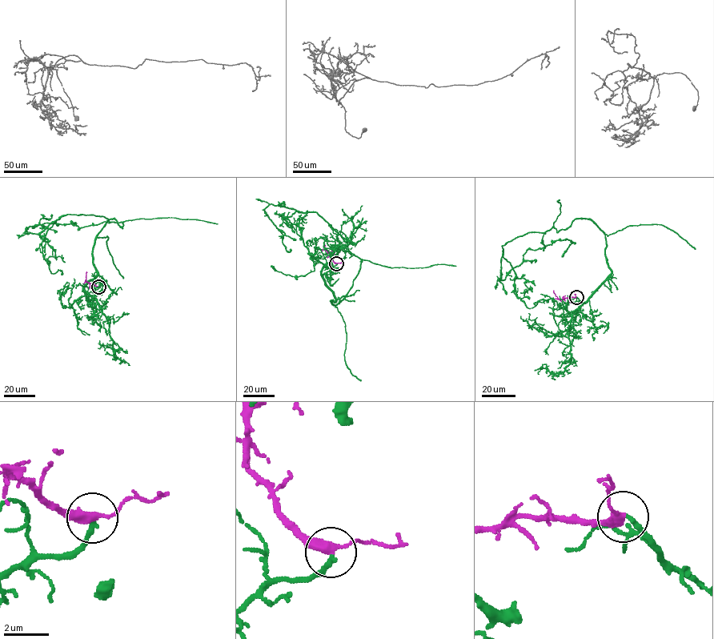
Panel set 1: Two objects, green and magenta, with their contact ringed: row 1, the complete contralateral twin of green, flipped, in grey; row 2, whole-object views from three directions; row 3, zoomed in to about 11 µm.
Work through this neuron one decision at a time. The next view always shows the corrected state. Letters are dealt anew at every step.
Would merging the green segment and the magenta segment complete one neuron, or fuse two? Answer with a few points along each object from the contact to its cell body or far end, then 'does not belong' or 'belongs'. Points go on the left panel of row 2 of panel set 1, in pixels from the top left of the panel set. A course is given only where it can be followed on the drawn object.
course green (98, 287), (83, 289), (97, 274), (95, 238), (108, 219), (122, 223), (66, 214), (24, 231), (51, 215); course magenta (98, 287), (86, 281), (87, 272); belongs

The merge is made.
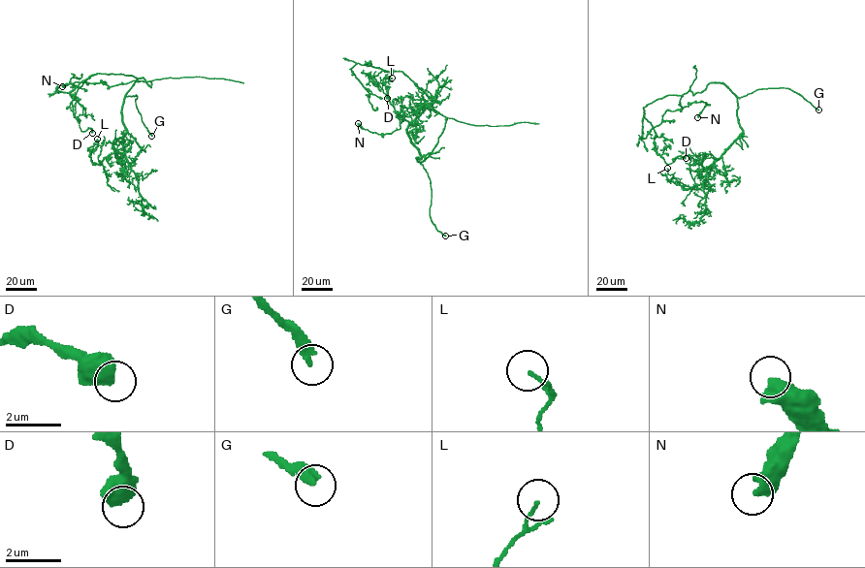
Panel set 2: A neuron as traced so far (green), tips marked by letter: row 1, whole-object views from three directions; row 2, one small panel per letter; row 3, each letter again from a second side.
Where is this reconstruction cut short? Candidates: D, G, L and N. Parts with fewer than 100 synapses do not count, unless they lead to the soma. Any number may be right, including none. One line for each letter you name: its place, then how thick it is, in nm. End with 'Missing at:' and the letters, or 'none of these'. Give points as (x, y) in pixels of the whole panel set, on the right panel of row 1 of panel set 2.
G: Place: (818, 110). Thickness 340 nm
Missing at: G

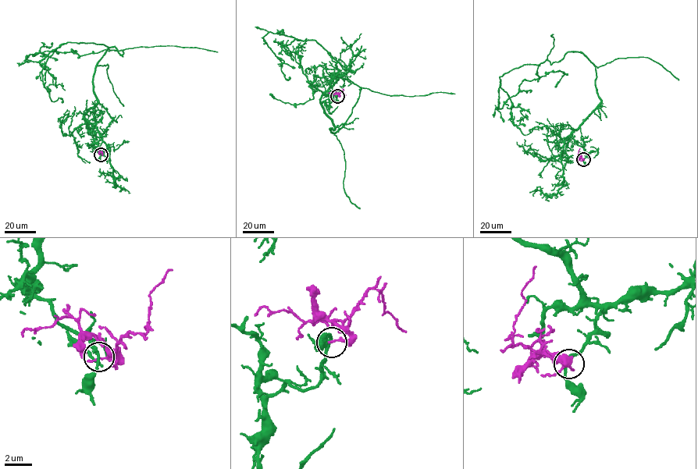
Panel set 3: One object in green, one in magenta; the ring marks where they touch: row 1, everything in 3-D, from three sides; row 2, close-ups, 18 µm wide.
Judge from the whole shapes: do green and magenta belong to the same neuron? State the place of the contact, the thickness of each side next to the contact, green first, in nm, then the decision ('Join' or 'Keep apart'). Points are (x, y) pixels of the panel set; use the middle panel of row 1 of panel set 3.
Place: (337, 96). Thickness 220 nm (green) against 240 nm. Keep apart

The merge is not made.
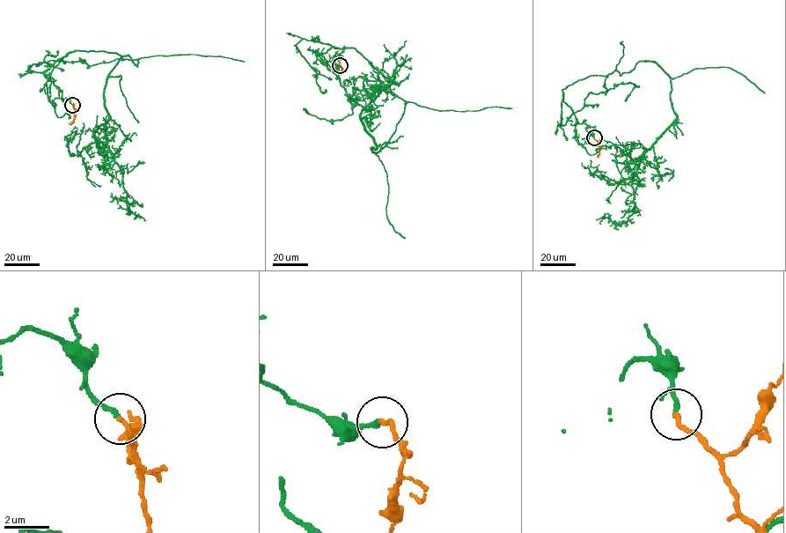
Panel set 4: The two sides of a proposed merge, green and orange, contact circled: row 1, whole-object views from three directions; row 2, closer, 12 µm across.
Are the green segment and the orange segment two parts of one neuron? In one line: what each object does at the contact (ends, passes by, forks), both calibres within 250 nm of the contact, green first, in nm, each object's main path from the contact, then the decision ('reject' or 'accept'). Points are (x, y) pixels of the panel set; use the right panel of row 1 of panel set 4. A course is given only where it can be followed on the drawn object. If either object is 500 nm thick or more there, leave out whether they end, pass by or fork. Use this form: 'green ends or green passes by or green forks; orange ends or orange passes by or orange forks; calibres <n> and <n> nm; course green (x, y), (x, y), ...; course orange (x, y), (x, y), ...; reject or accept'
green ends; orange ends; calibres 170 and 190 nm; course green (593, 137), (577, 140), (562, 89), (658, 64), (676, 118), (636, 159), (628, 219), (606, 213), (600, 224); course orange (593, 137), (600, 149), (597, 157); accept

